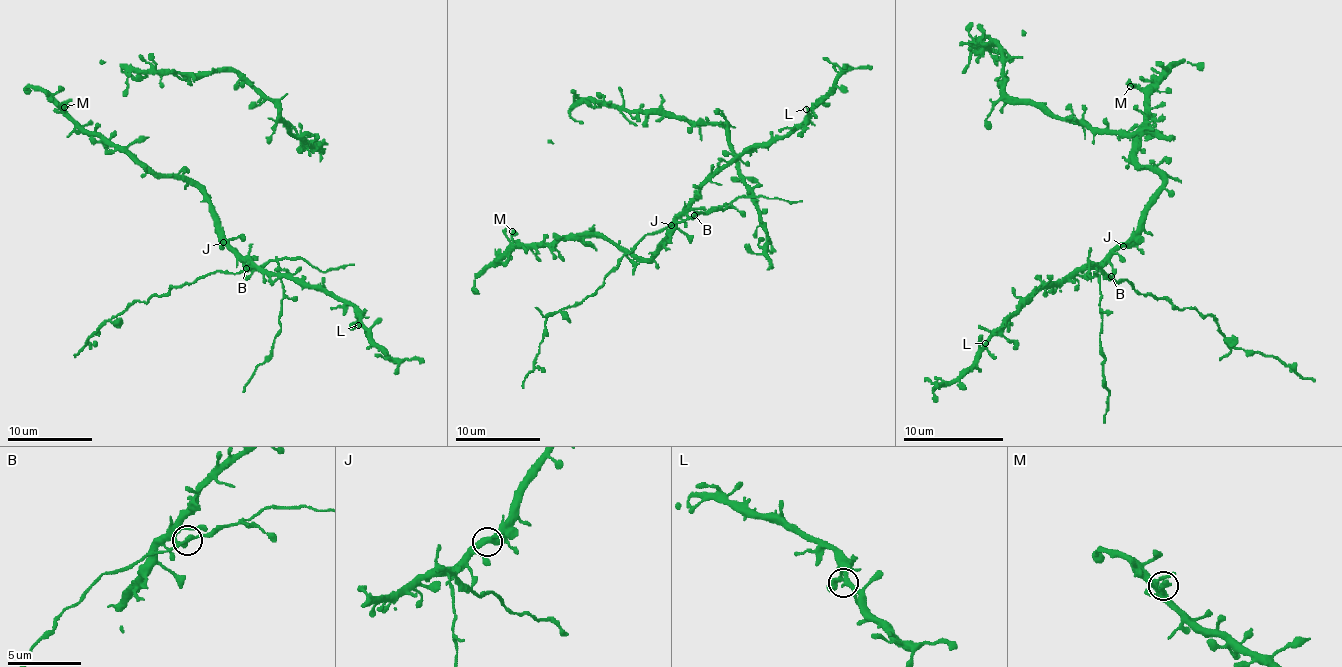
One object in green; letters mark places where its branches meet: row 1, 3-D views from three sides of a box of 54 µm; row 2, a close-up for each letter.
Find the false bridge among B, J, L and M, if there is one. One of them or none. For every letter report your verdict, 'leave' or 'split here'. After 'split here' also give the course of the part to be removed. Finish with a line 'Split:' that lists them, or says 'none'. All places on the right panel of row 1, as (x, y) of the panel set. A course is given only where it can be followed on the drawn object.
B: split here; foreign part runs (1110, 276), (1140, 293), (1168, 298), (1180, 308), (1195, 308), (1213, 318), (1238, 348), (1273, 356), (1315, 381)
J: leave
L: leave
M: leave
Split: B

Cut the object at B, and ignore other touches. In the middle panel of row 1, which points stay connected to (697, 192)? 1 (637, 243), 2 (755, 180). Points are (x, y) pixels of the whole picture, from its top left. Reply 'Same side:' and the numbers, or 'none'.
Same side: 2

